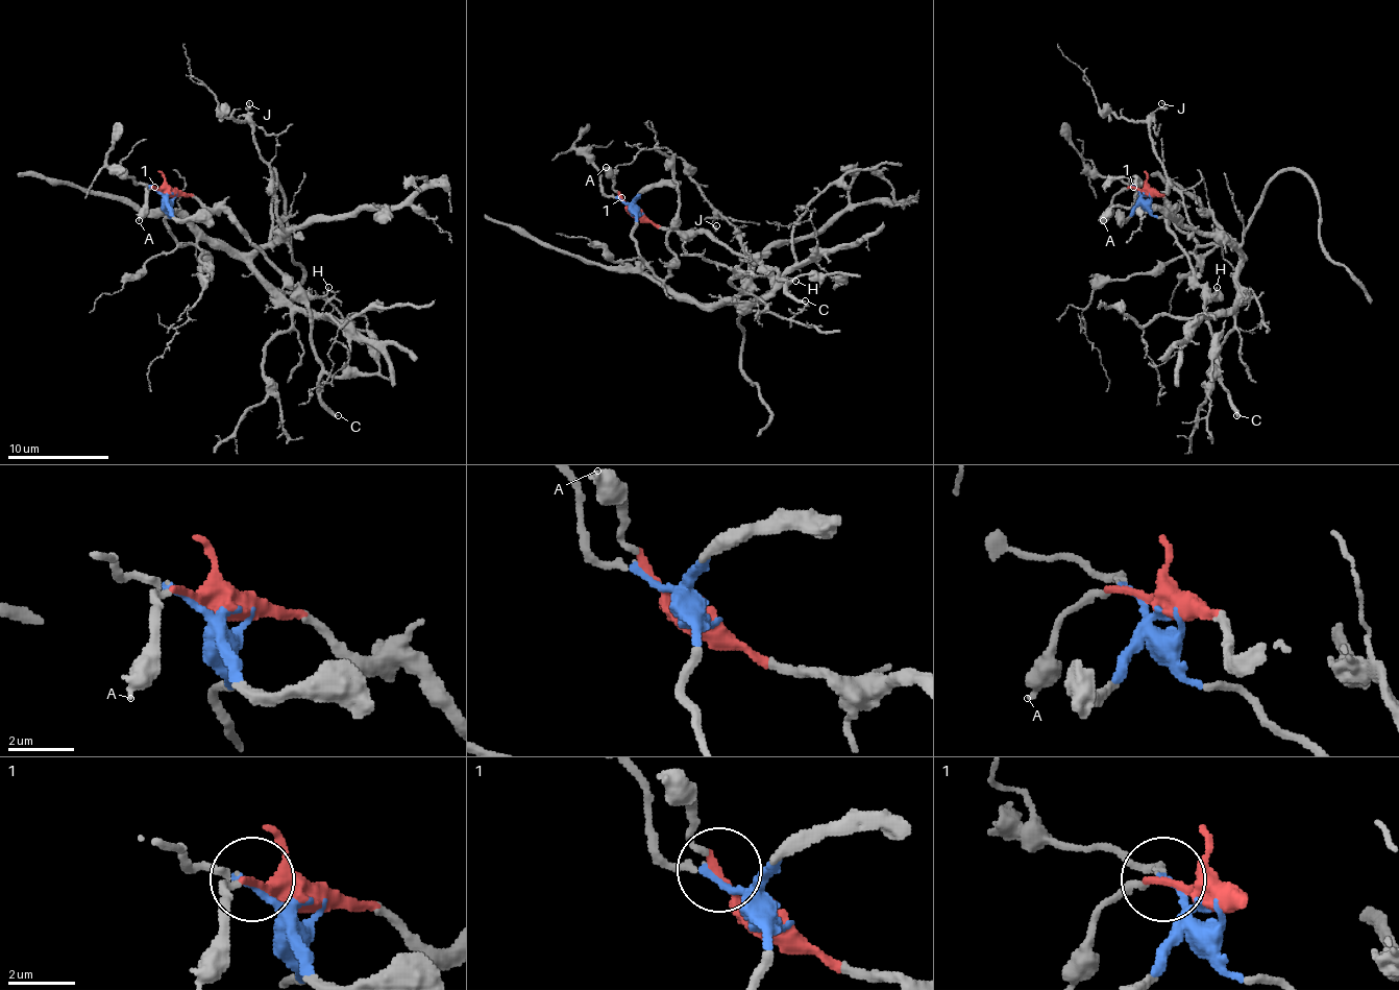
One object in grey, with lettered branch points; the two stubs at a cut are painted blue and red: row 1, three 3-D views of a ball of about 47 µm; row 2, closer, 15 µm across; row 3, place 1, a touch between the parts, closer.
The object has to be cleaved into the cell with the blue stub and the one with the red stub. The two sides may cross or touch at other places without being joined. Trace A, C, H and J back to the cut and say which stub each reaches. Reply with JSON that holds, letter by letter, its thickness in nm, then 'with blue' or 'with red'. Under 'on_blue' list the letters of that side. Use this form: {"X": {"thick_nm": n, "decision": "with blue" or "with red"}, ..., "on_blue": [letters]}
{"A": {"thick_nm": 400, "decision": "with red"}, "C": {"thick_nm": 280, "decision": "with red"}, "H": {"thick_nm": 140, "decision": "with red"}, "J": {"thick_nm": 160, "decision": "with blue"}, "on_blue": ["J"]}

